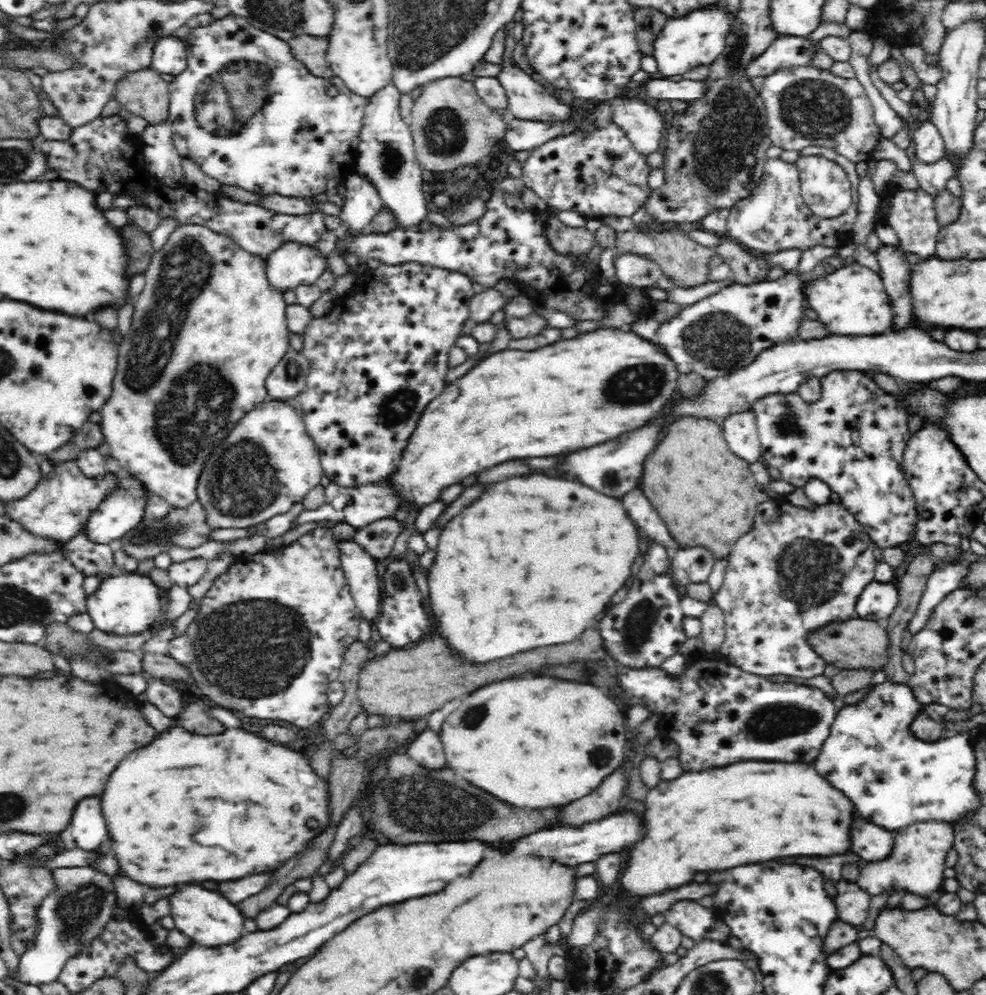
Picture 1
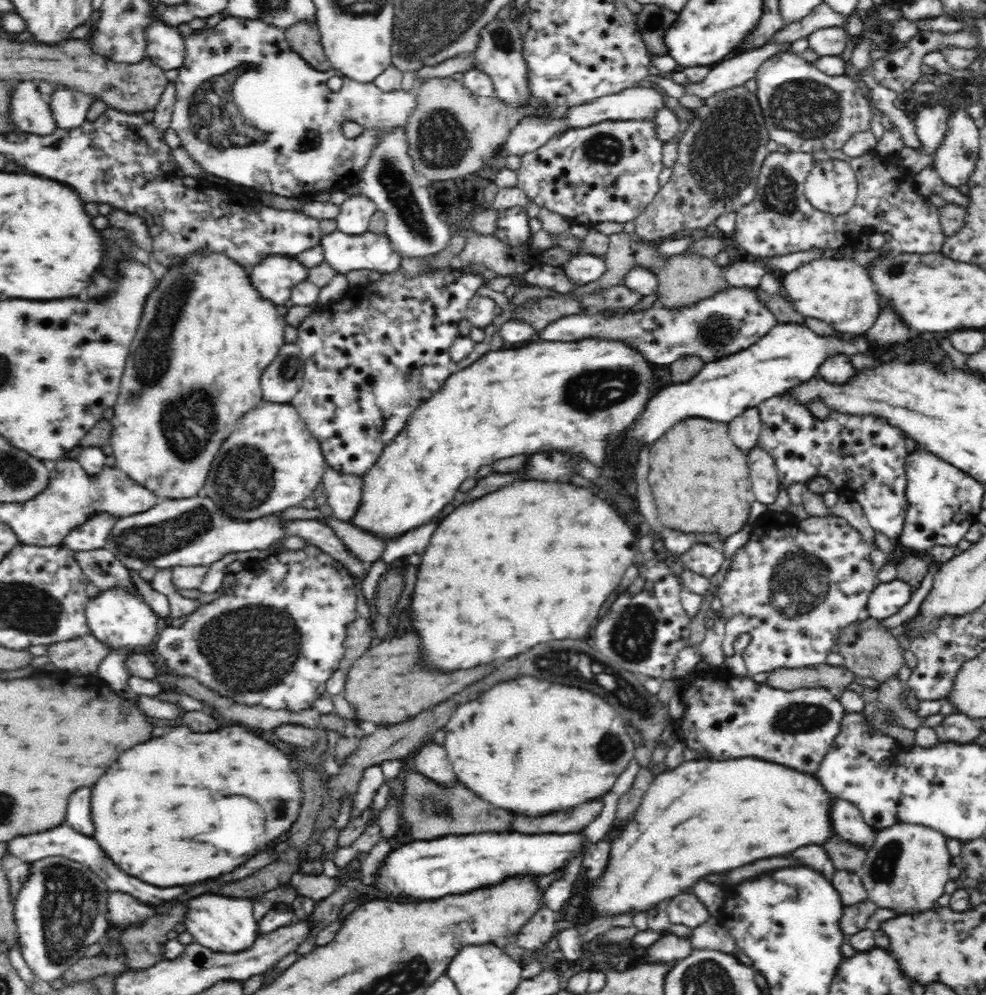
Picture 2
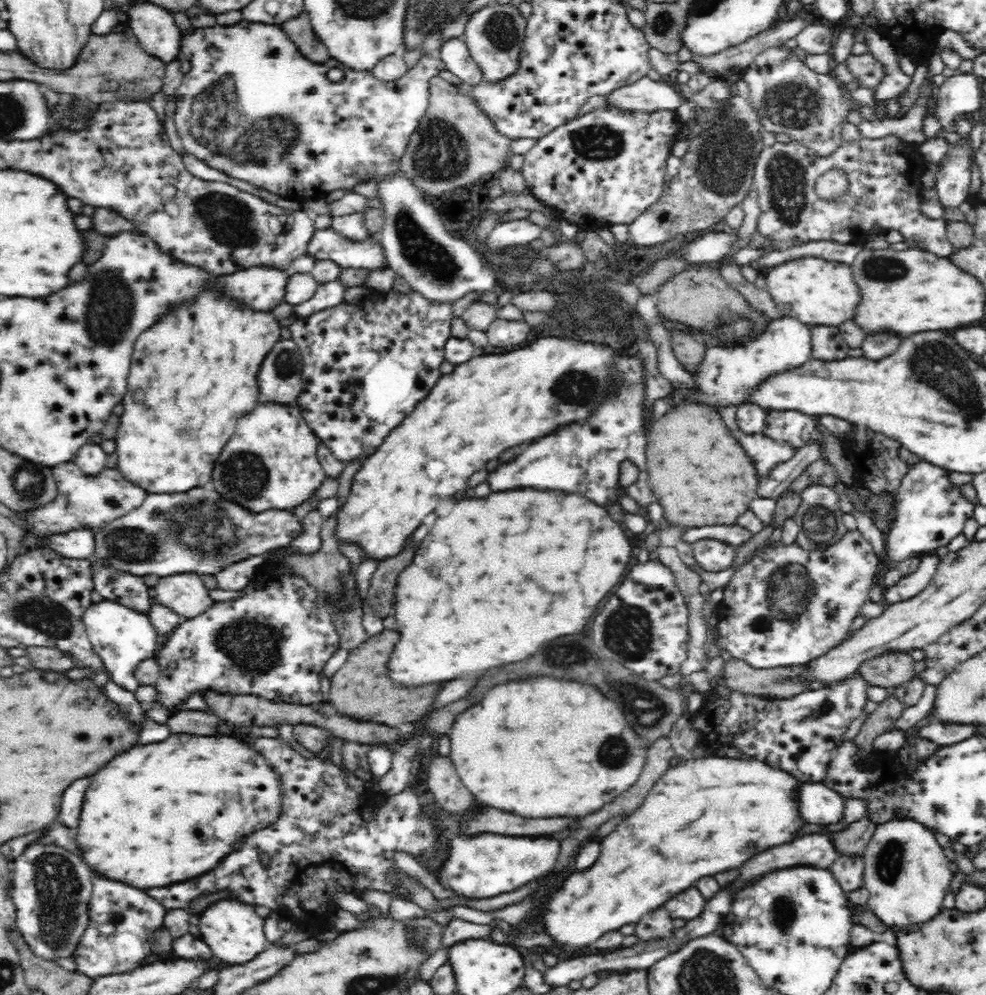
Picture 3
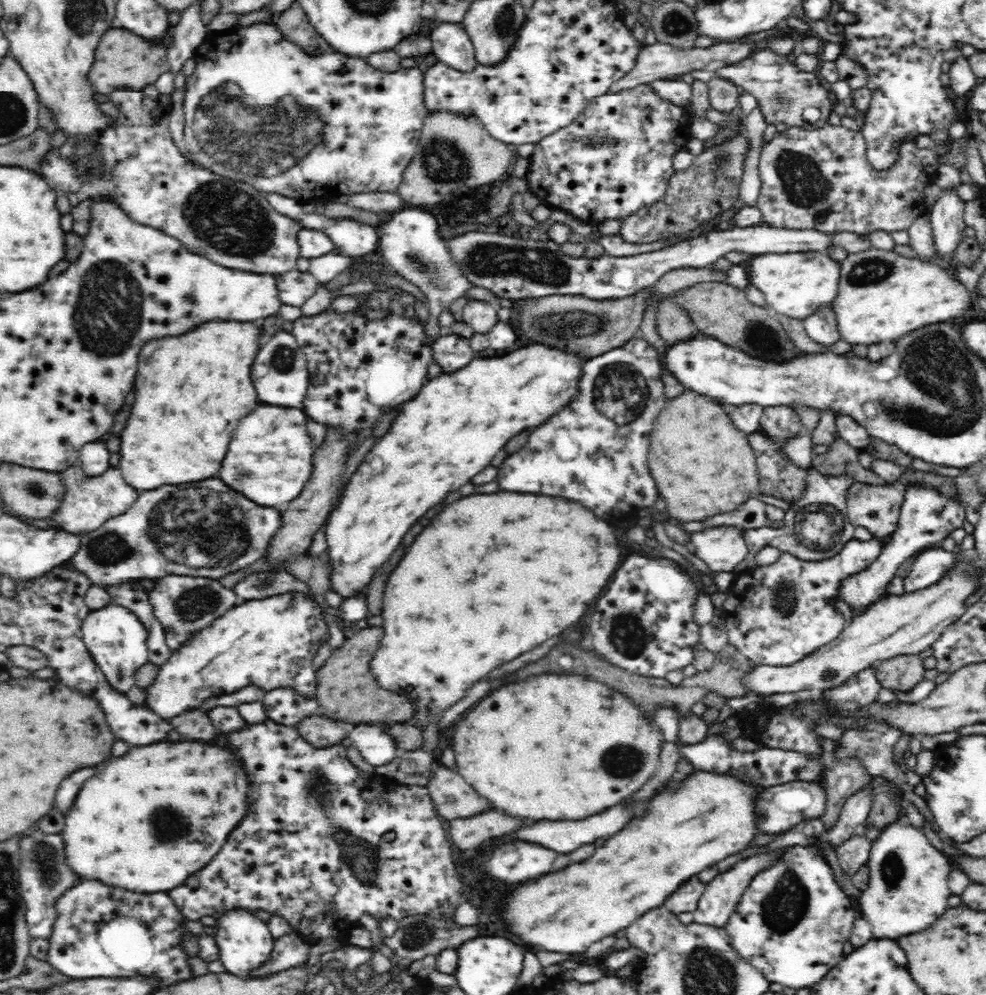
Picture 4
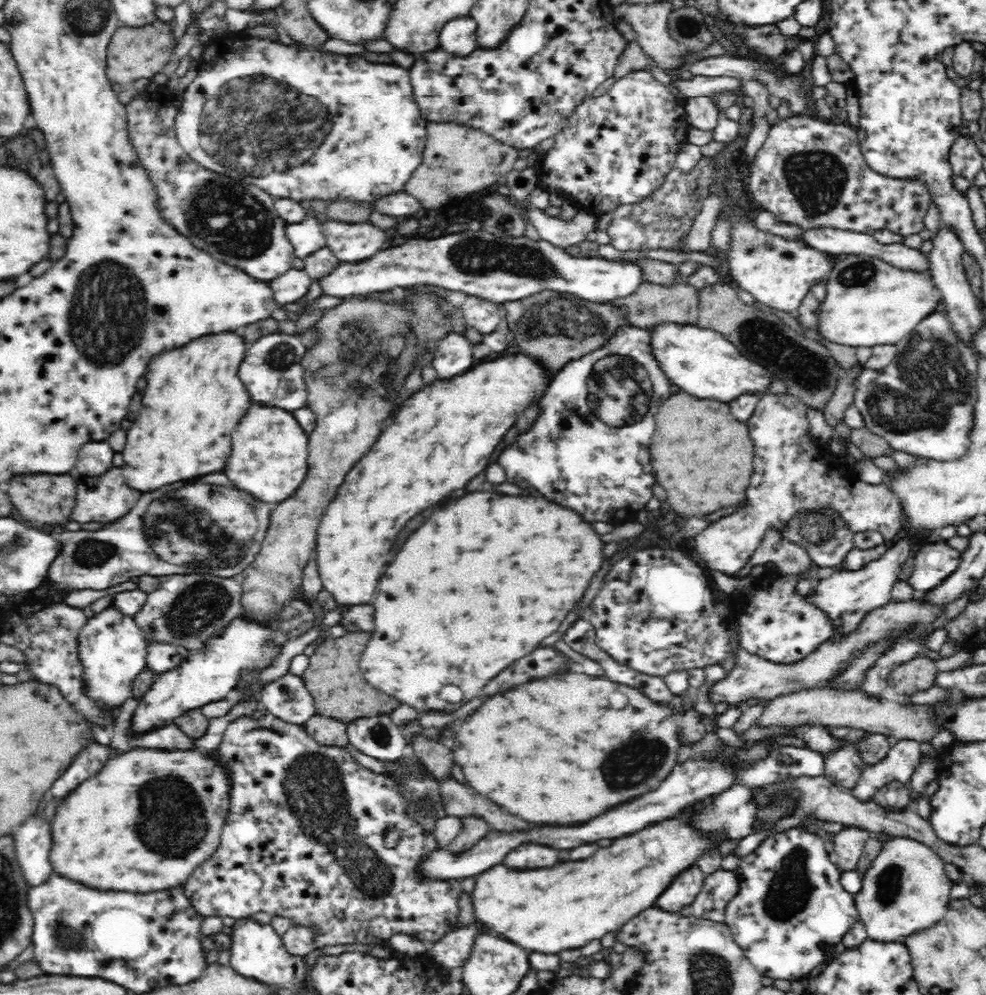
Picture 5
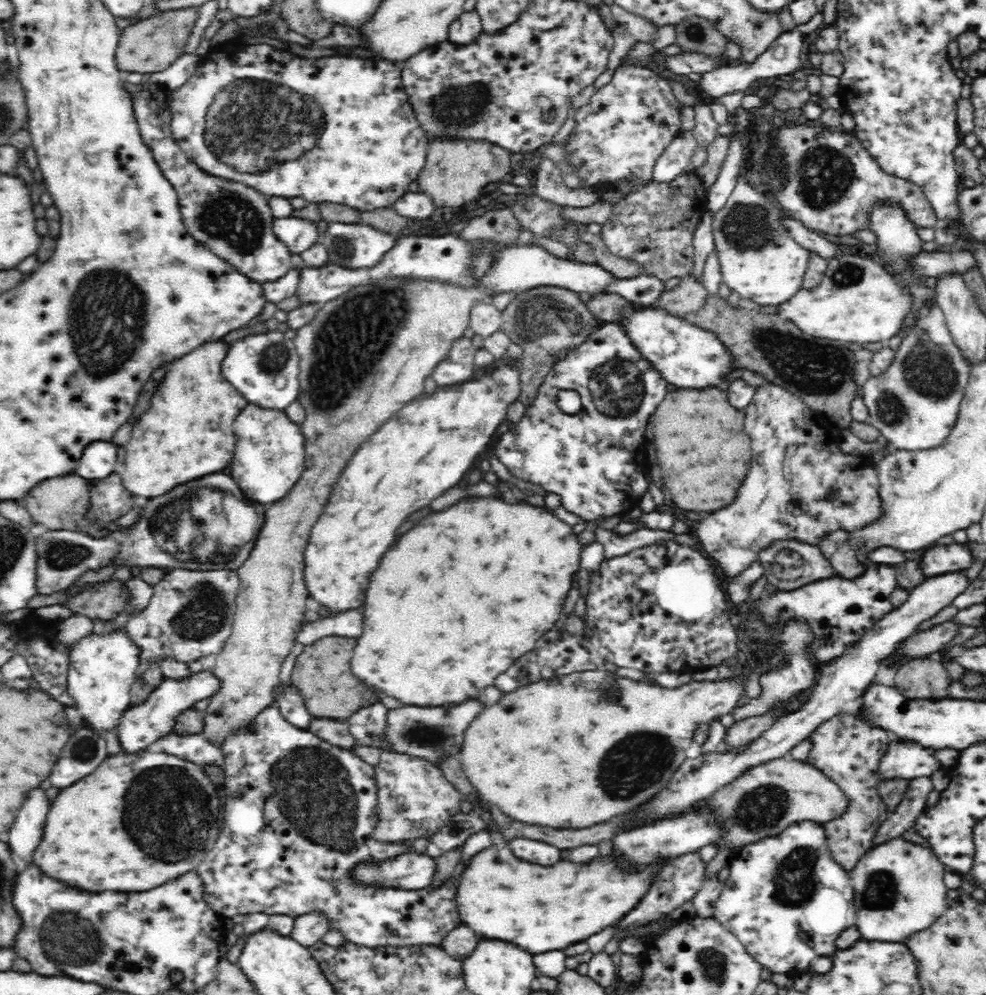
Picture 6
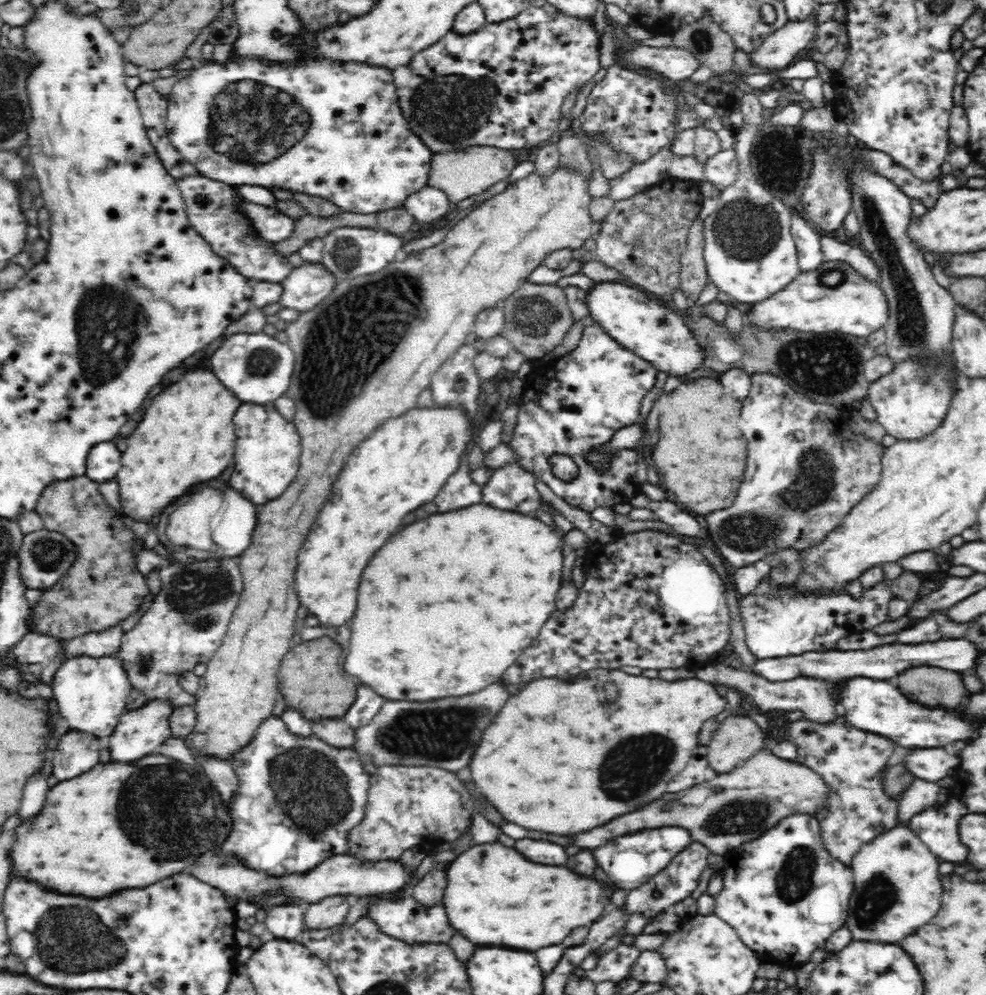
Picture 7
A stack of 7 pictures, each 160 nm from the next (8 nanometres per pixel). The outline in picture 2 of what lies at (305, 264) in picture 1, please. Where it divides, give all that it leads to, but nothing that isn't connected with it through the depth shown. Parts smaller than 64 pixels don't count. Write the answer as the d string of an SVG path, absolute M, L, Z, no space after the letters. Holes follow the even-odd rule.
M272 256L247 270L251 288L276 306L284 305L291 288L307 278L307 269L290 256Z

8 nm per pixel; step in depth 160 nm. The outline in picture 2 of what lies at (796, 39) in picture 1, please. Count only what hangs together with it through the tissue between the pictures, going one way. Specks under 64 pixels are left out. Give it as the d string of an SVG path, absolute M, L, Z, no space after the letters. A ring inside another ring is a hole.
M764 44L751 51L739 52L731 59L720 61L711 66L708 76L698 82L683 84L686 94L698 95L706 100L716 98L717 93L728 89L743 88L750 79L755 78L758 67L776 51L790 50L790 44Z

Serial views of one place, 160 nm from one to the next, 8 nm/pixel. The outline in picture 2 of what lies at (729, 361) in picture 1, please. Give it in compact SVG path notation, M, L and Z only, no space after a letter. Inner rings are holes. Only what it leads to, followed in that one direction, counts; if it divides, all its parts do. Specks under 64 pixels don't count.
M731 287L684 310L666 310L654 305L641 312L618 311L611 315L596 312L572 314L540 332L540 338L562 342L584 338L618 340L640 352L651 364L668 365L682 355L698 355L704 362L728 356L754 344L766 331L776 326L776 323L778 322L774 315L762 306L753 289Z

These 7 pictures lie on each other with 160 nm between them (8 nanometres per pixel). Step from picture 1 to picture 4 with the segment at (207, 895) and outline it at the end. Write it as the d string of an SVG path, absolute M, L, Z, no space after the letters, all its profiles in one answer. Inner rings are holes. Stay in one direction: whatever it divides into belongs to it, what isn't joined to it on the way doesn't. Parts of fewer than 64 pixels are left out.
M230 910L217 919L216 941L218 941L219 960L228 972L247 978L252 970L257 970L265 964L272 953L275 939L266 922L259 919L255 913L246 910Z

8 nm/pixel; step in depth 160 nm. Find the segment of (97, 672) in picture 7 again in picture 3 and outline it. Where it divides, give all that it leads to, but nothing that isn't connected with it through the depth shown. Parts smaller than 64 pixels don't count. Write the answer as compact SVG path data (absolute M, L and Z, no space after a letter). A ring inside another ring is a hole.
M104 600L86 610L82 625L91 642L91 647L102 660L112 681L123 689L133 692L140 685L135 677L138 664L155 658L161 647L162 638L152 626L150 619L120 604Z

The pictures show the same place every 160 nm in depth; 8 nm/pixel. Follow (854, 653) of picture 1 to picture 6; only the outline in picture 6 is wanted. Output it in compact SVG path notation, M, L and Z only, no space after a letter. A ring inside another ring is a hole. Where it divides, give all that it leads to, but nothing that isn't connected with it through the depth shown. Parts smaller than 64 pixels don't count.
M914 659L896 672L894 687L909 699L946 699L950 698L952 681L942 663Z

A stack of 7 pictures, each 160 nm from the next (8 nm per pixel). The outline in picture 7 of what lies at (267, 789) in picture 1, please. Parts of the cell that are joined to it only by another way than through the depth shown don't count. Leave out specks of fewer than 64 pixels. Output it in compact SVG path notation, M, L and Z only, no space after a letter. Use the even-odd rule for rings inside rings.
M150 754L141 758L142 762L134 762L130 766L118 766L116 762L110 764L98 764L94 766L90 772L80 774L72 780L62 780L56 786L52 786L46 792L46 800L44 806L40 808L40 812L32 818L26 818L14 832L14 842L12 848L8 852L10 862L12 862L12 876L24 878L28 882L34 882L50 892L58 892L58 894L76 894L76 896L88 896L88 898L104 898L110 892L116 890L124 890L124 888L142 888L154 882L160 882L162 878L168 878L172 874L178 872L186 872L192 866L197 858L204 850L213 849L216 847L216 830L218 830L218 798L215 798L216 792L213 785L206 776L202 776L194 765L186 764L183 761L178 761L174 758L160 754Z

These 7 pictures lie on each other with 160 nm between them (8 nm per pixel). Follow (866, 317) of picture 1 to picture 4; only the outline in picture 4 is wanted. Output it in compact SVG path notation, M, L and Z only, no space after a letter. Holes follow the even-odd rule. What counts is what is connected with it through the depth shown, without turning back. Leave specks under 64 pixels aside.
M790 251L784 254L752 255L748 262L748 278L754 288L764 294L765 305L780 315L802 319L820 305L830 305L837 291L839 262L828 254Z

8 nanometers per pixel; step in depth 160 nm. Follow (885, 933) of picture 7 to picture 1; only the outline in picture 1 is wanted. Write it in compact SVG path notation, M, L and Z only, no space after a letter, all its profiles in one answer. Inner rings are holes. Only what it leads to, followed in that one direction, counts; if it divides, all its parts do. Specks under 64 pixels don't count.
M918 822L898 829L892 836L892 850L882 860L867 862L856 881L862 890L871 895L882 894L888 890L906 890L905 893L925 897L941 891L946 856L953 847L955 834L952 826L939 822Z

